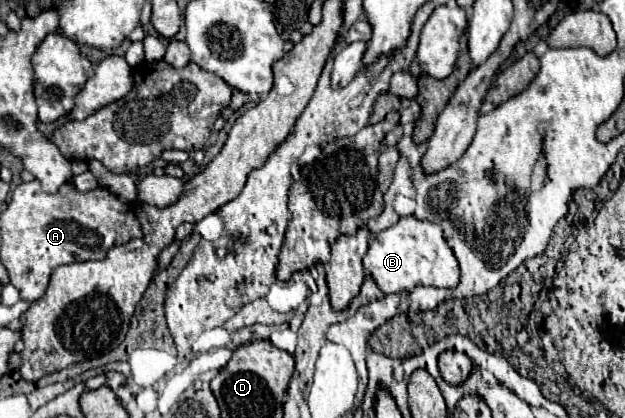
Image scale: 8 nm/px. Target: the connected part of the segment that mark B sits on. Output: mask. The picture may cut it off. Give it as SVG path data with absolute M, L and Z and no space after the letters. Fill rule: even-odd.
M406 216L398 224L378 232L364 256L364 268L370 270L384 294L410 292L416 286L456 288L460 280L458 262L442 236L442 228L426 220L414 220L414 216Z

